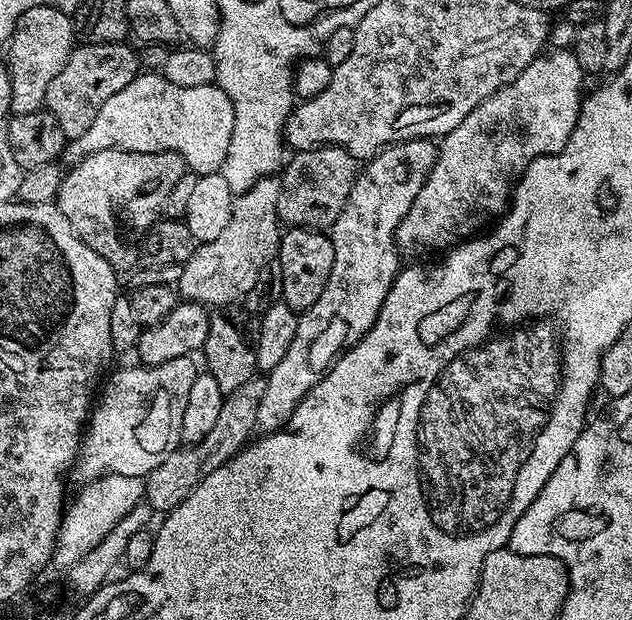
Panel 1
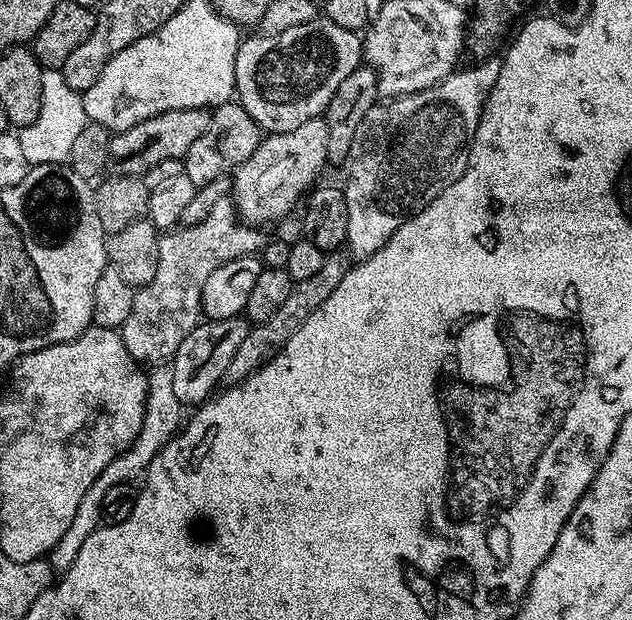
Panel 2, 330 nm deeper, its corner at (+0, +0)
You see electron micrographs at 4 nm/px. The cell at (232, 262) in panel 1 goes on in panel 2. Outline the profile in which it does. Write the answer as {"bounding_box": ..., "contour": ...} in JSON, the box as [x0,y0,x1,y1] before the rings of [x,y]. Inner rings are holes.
{"bounding_box":[231,116,328,226],"contour":[[[320,116],[302,122],[295,130],[265,135],[258,150],[234,169],[231,199],[240,219],[253,226],[282,219],[299,200],[301,203],[305,193],[317,183],[316,175],[328,163],[328,131]]]}

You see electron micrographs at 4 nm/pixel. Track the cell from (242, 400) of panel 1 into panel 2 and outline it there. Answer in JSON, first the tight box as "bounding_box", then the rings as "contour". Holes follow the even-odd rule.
{"bounding_box":[223,254,349,386],"contour":[[[332,254],[325,259],[322,270],[316,271],[310,278],[295,281],[286,302],[278,306],[270,318],[249,327],[242,346],[238,346],[238,351],[234,353],[230,366],[226,366],[223,383],[228,386],[240,384],[247,376],[257,372],[263,364],[270,362],[270,358],[274,358],[278,354],[278,350],[282,350],[282,346],[286,346],[286,342],[294,334],[294,330],[298,330],[298,326],[302,326],[302,322],[306,322],[306,318],[310,318],[310,314],[314,310],[318,310],[318,306],[322,306],[322,302],[326,302],[326,298],[330,298],[330,294],[334,294],[334,290],[338,290],[338,282],[342,282],[349,267],[349,261],[344,261],[340,254]]]}

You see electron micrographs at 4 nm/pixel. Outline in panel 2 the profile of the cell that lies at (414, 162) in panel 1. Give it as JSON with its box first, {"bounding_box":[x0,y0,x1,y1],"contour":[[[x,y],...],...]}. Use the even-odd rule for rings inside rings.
{"bounding_box":[342,58,500,261],"contour":[[[484,58],[473,68],[463,68],[434,86],[373,104],[370,110],[366,110],[366,118],[362,118],[358,130],[354,130],[354,142],[348,155],[348,181],[343,181],[342,187],[348,215],[346,248],[356,255],[357,261],[386,246],[386,242],[407,220],[430,206],[430,202],[434,202],[446,186],[458,182],[468,169],[468,149],[472,146],[472,136],[480,121],[484,99],[490,94],[494,82],[498,82],[500,60]]]}

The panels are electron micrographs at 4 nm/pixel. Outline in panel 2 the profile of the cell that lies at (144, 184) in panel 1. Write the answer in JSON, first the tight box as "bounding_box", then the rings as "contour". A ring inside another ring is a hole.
{"bounding_box":[110,108,211,174],"contour":[[[207,108],[194,110],[170,110],[166,114],[158,114],[154,118],[146,118],[146,122],[138,122],[138,126],[130,126],[124,132],[117,132],[110,142],[110,157],[121,164],[121,169],[132,174],[142,174],[150,166],[158,162],[166,162],[166,158],[181,159],[188,153],[190,146],[206,134],[206,126],[210,126],[211,111]]]}

